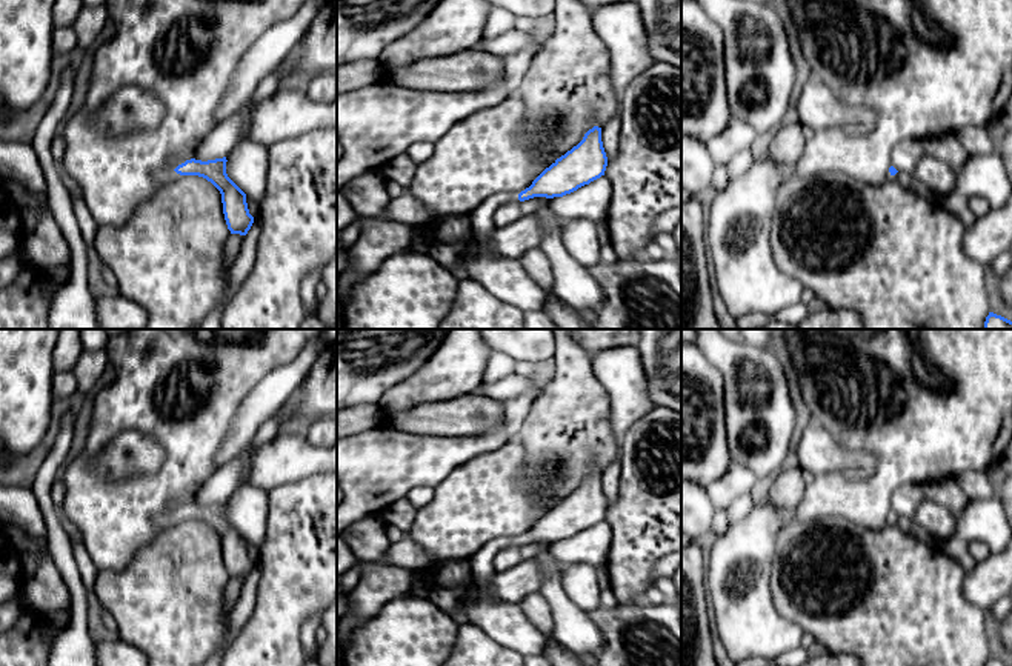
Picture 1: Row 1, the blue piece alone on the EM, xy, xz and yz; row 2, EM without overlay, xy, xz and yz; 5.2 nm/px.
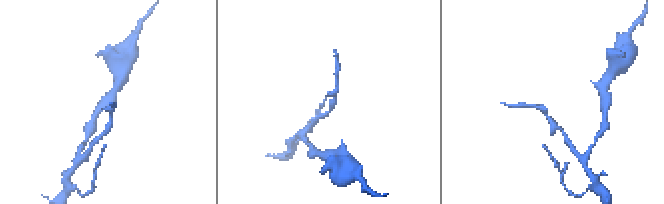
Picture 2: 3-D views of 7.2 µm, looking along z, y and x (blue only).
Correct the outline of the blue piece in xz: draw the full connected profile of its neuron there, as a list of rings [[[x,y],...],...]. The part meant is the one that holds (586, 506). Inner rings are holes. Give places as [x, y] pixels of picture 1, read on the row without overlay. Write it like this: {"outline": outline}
{"outline": [[[594,471],[577,491],[557,503],[529,532],[521,535],[518,544],[563,541],[604,520],[606,511],[601,472]]]}

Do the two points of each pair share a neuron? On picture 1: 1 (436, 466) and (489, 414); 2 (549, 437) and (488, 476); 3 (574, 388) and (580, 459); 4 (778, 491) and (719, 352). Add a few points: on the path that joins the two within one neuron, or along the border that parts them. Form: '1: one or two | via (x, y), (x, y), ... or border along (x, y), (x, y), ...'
1: two | border along (499, 423), (477, 436), (429, 436)
2: two | border along (515, 440), (523, 449), (522, 486), (525, 489)
3: one | via (574, 405), (574, 425), (579, 429), (579, 442)
4: two | border along (783, 469), (763, 486)

